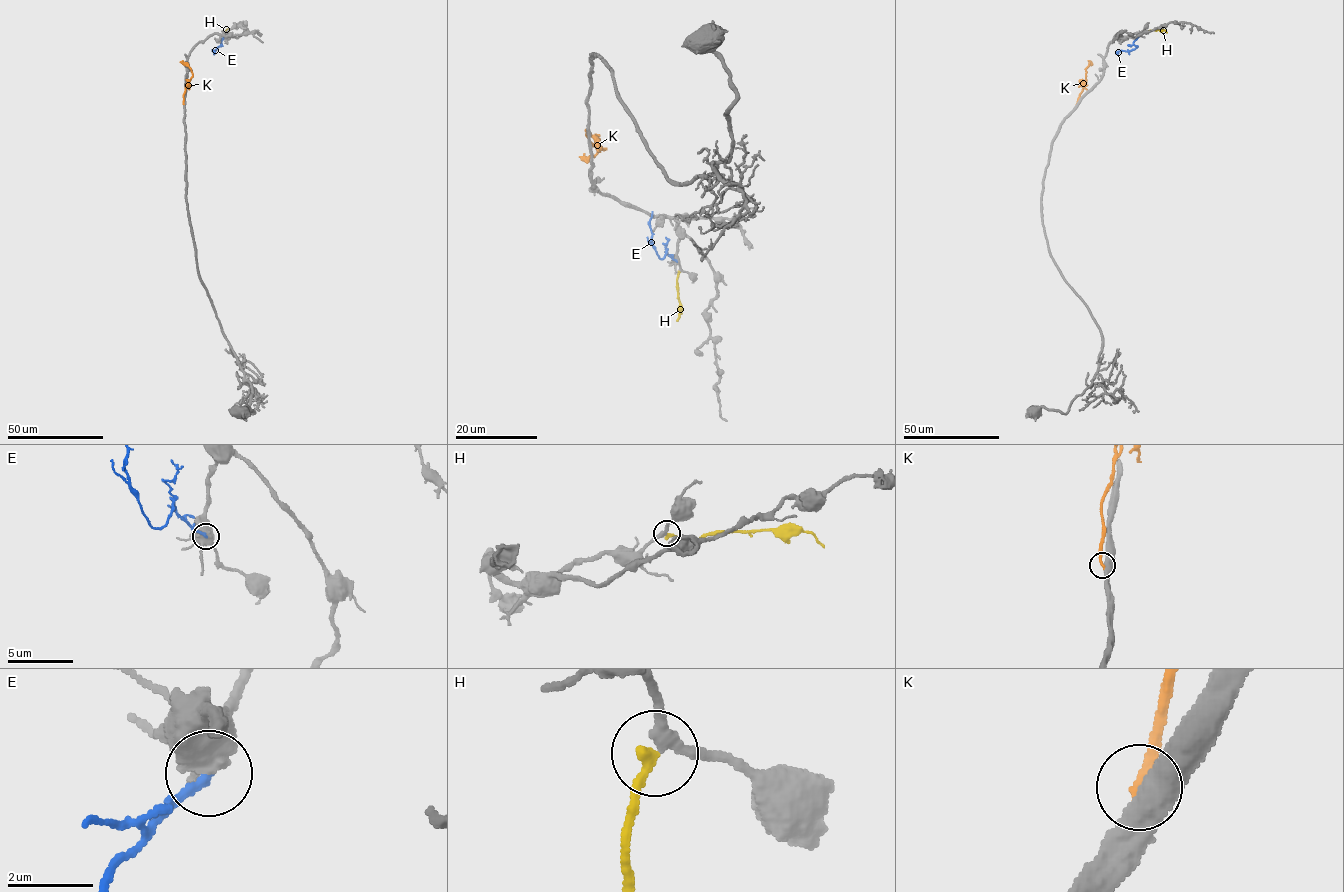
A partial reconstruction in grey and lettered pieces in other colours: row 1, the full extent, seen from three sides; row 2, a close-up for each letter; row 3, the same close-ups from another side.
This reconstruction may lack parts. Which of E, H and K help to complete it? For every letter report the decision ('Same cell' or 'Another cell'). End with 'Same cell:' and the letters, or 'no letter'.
E: Another cell
H: Same cell
K: Another cell
Same cell: H

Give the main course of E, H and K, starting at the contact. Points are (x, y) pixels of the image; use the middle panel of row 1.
E: (676, 261), (666, 249), (665, 256), (659, 257), (653, 245), (652, 217)
H: (679, 272), (677, 321)
K: (586, 129), (592, 144), (605, 148), (595, 155), (579, 157)

